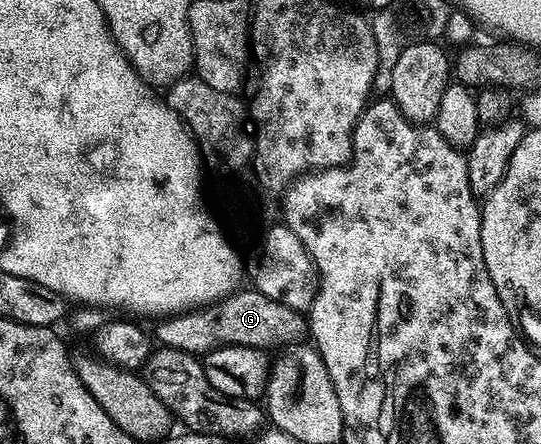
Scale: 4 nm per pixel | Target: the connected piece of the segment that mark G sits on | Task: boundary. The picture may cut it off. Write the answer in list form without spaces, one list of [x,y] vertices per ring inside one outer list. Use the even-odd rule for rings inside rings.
[[[254,288],[240,289],[218,305],[212,304],[162,319],[156,326],[159,327],[156,328],[154,337],[157,342],[159,337],[160,347],[196,356],[213,353],[221,346],[233,345],[271,352],[274,346],[295,346],[309,334],[308,319],[300,311],[285,304],[277,304],[277,300],[269,300],[269,296]]]

